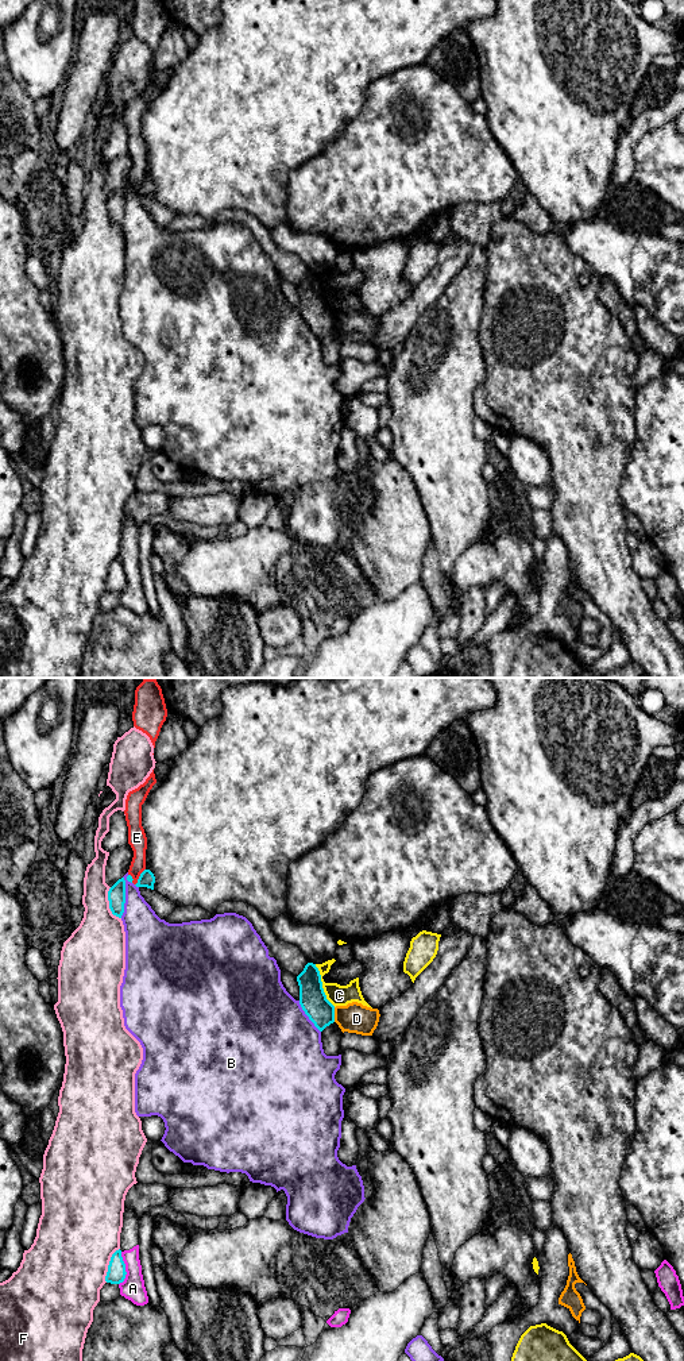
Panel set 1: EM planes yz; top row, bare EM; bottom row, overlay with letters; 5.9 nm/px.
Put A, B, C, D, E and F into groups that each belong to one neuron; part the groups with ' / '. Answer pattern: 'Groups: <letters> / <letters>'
Groups: A / B / C / D / E / F

